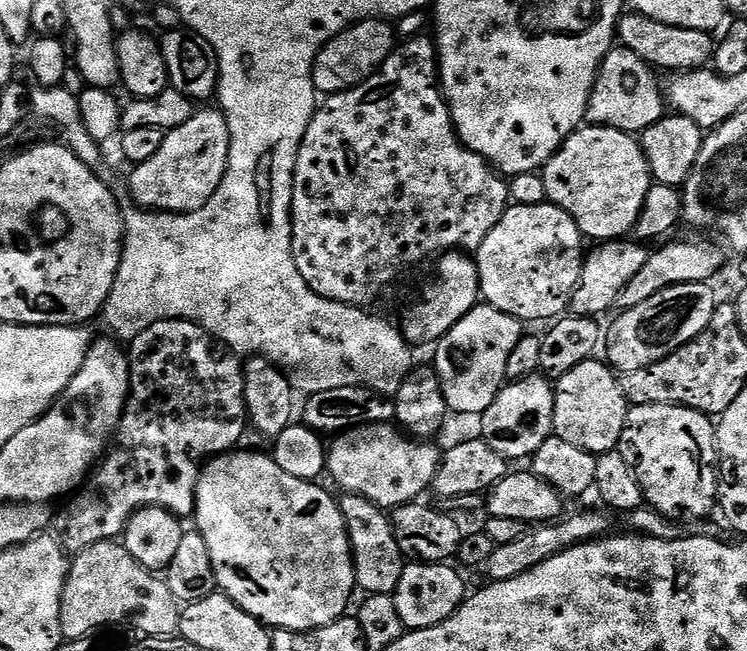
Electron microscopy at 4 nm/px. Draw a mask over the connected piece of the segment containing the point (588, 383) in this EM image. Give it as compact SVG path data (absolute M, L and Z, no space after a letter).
M593 358L574 366L574 370L555 381L554 387L552 430L558 438L574 446L582 446L582 450L595 457L619 449L630 405L622 394L617 373L603 359Z

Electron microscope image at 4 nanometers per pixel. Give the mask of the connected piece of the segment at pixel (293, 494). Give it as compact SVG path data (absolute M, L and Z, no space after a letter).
M233 450L222 456L211 457L201 467L196 487L196 510L194 513L196 524L194 524L194 528L195 531L202 534L202 538L206 542L206 550L210 550L210 562L214 566L219 591L230 597L238 606L242 606L242 610L246 610L246 614L258 618L272 630L285 628L295 632L305 632L311 628L321 628L340 619L349 611L348 603L352 600L352 592L357 591L357 586L354 562L352 561L352 543L348 537L348 527L337 497L335 495L332 497L326 489L319 488L321 486L319 483L293 478L291 474L286 474L286 470L282 470L282 466L278 466L271 455L259 456L256 452L240 451Z

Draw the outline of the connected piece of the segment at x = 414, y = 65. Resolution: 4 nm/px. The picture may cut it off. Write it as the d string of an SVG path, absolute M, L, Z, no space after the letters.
M431 35L412 36L405 44L397 43L373 76L350 90L331 93L325 100L328 101L325 104L323 101L317 107L314 118L302 138L296 169L292 175L292 253L298 266L298 274L306 278L310 290L334 302L369 306L368 304L374 303L399 278L403 268L408 268L411 264L420 264L423 260L430 259L432 255L435 257L437 254L456 249L475 250L482 246L486 234L490 234L490 230L498 226L502 214L510 207L508 188L504 185L507 183L505 177L501 176L488 161L460 141L460 135L456 133L448 109L448 102L444 99L440 87L436 41Z

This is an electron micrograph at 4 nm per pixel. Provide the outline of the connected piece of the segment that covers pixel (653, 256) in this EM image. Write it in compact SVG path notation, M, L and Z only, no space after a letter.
M692 234L689 240L671 240L664 242L669 242L669 244L661 243L659 245L661 248L657 252L649 251L642 270L638 270L638 274L634 274L634 278L630 278L630 282L626 282L626 290L622 290L622 294L618 294L617 309L623 310L638 306L638 302L646 302L646 298L654 298L654 294L658 294L658 290L666 290L670 286L703 284L711 281L713 279L711 276L724 264L725 249L715 239Z

